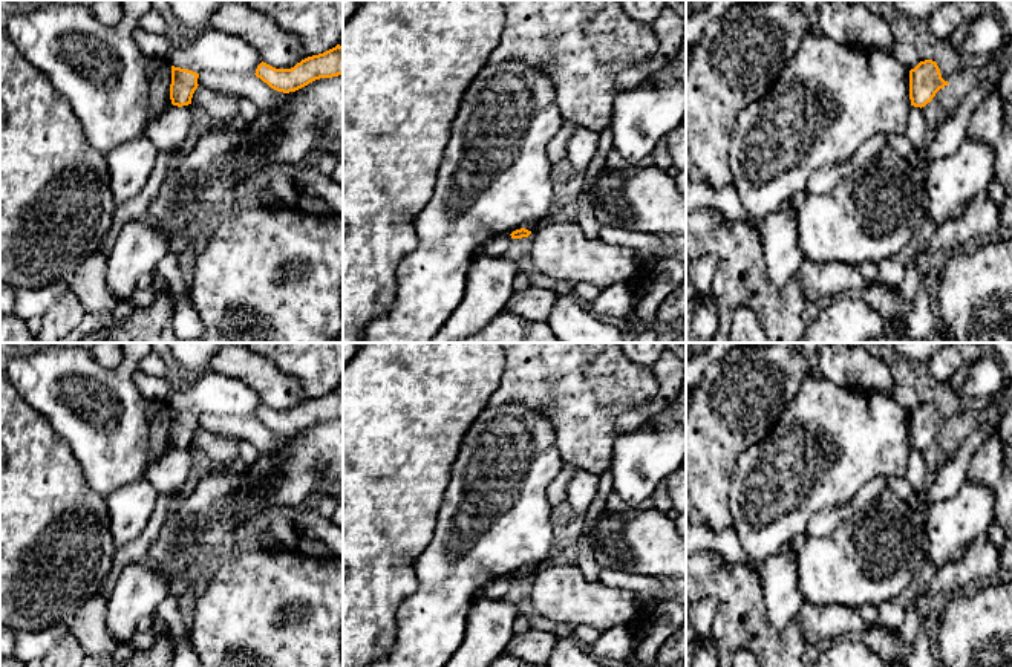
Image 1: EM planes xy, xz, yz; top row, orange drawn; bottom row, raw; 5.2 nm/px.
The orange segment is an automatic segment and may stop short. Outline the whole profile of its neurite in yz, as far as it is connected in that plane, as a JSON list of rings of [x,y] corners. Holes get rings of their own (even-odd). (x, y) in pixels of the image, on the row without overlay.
[[[920,404],[909,413],[909,442],[914,450],[925,450],[949,425],[942,421],[935,404]]]

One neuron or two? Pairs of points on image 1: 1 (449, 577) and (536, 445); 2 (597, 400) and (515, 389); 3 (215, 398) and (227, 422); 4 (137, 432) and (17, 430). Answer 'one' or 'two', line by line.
1: one
2: one
3: two
4: two

